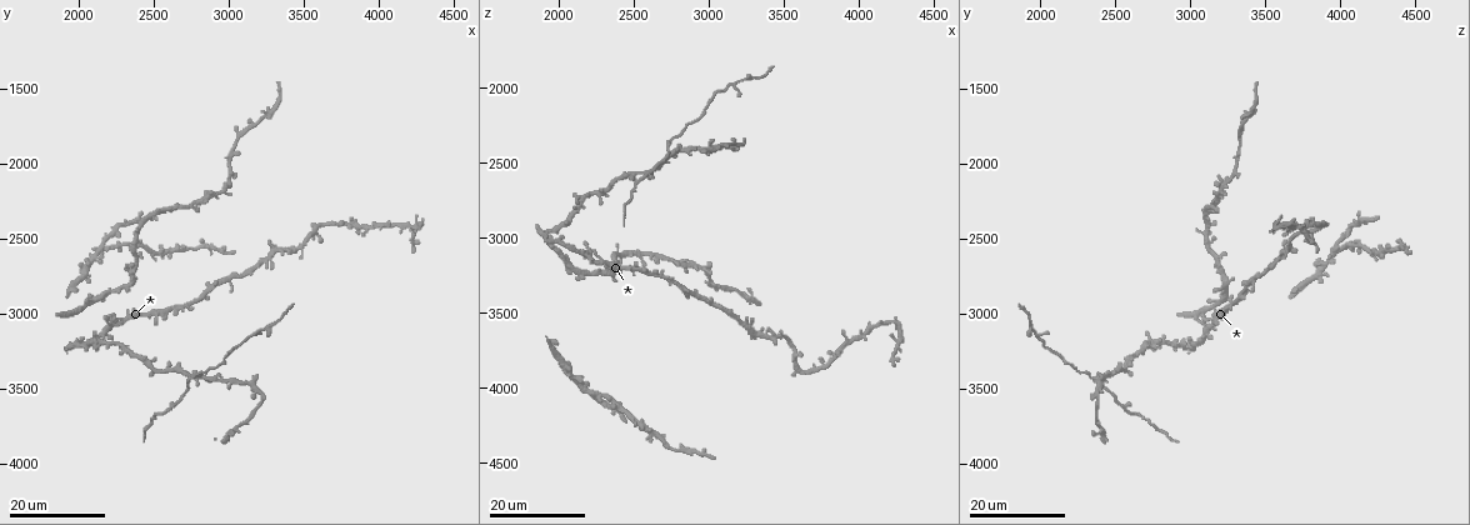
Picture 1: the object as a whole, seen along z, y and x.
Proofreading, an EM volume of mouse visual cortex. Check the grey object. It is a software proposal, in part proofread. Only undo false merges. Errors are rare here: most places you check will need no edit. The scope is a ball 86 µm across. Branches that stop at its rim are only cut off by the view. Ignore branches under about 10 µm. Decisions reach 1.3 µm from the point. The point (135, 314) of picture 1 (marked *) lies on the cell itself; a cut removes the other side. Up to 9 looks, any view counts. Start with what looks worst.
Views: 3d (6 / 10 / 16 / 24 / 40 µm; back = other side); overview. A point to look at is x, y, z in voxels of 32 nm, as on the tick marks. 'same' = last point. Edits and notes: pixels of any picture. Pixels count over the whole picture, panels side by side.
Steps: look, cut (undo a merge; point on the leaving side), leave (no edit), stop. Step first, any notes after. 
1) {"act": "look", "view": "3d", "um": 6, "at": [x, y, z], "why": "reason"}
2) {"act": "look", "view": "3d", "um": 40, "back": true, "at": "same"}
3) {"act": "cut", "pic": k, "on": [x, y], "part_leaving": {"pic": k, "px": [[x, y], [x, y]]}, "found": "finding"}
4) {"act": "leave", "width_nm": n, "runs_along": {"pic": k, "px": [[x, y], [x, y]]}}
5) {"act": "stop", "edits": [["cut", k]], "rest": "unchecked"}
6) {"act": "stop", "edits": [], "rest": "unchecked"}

{"act": "look", "view": "3d", "um": 16, "at": [2800, 3420, 2340], "why": "three-way junction"}

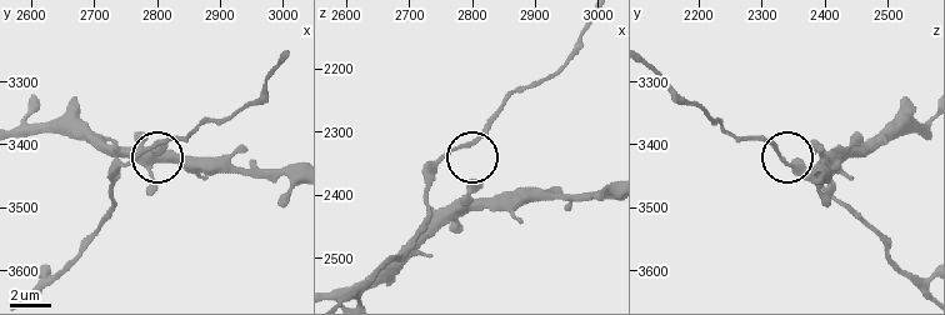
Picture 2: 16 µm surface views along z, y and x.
{"act": "look", "view": "3d", "um": 10, "at": [2795, 3400, 2320], "why": "zoom in"}

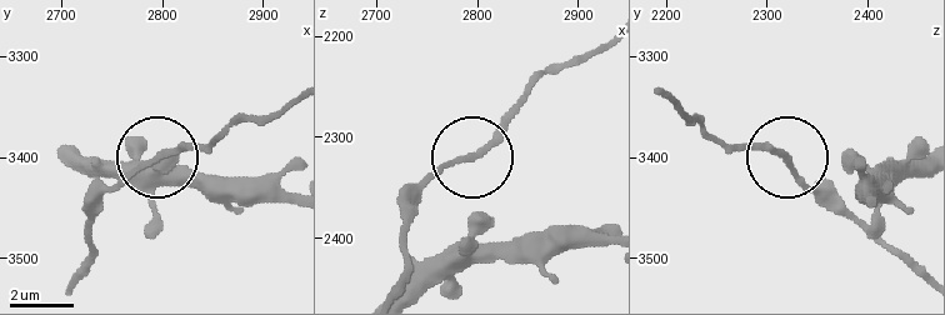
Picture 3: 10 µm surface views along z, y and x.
{"act": "leave", "found": "one cell here"}

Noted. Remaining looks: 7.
{"act": "look", "view": "3d", "um": 16, "at": [2140, 2880, 3260]}

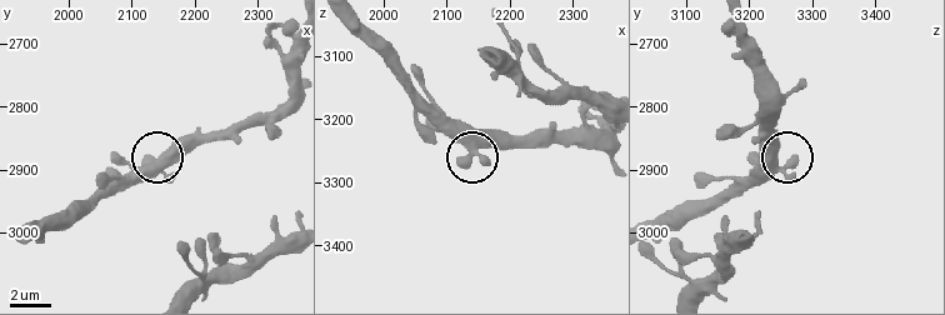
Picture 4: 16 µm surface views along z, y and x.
{"act": "look", "view": "3d", "um": 6, "at": [2130, 2895, 3260]}

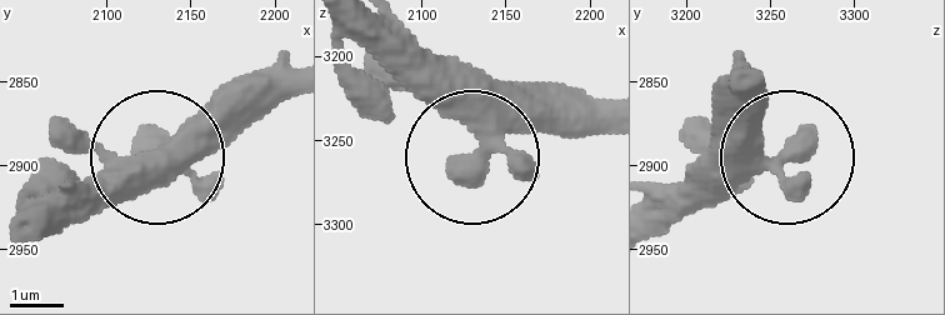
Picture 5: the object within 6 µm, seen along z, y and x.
{"act": "leave", "side_arm_um": 15, "found": "one cell here"}

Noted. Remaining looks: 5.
{"act": "look", "view": "3d", "um": 24, "at": [2980, 3260, 2100], "why": "sudden change in width"}

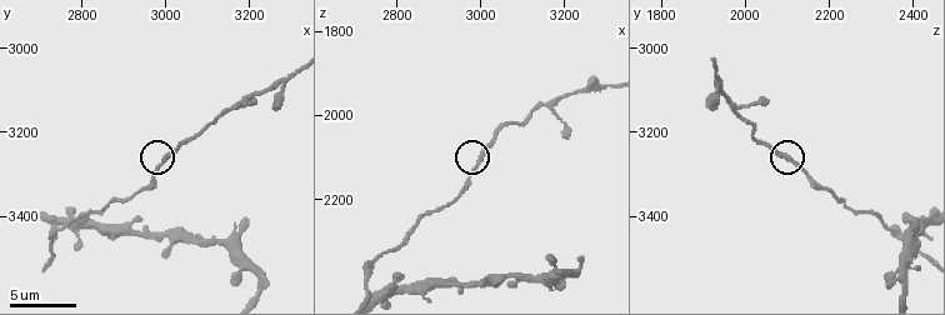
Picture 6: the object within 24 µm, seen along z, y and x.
{"act": "look", "view": "3d", "um": 10, "at": [3000, 3265, 2110], "why": "closer look"}

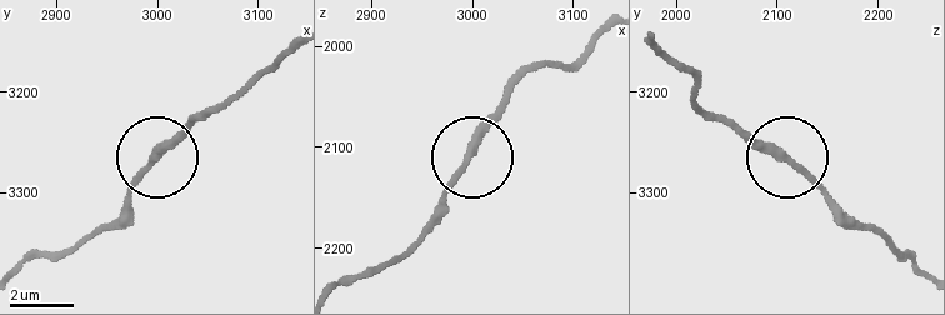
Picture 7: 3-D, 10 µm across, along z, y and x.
{"act": "leave", "runs_along": {"pic": 7, "px": [[924, 275], [795, 163], [763, 151], [725, 116]]}, "found": "one cell here"}

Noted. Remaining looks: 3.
{"act": "look", "view": "3d", "um": 16, "at": [2640, 3360, 2520], "why": "three-way junction"}

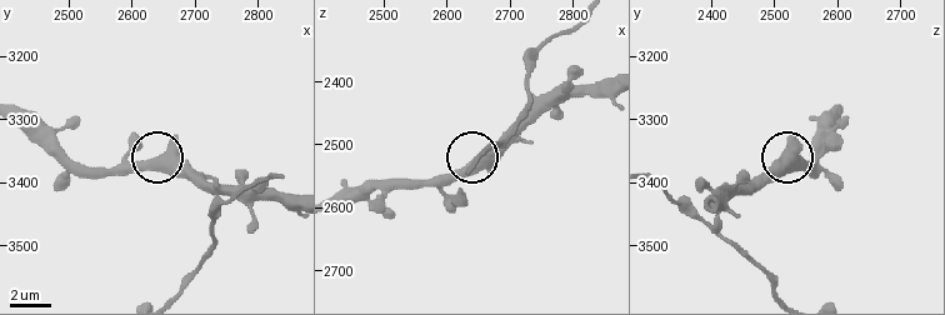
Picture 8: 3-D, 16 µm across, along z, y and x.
{"act": "look", "view": "3d", "um": 10, "at": [2655, 3375, 2525]}

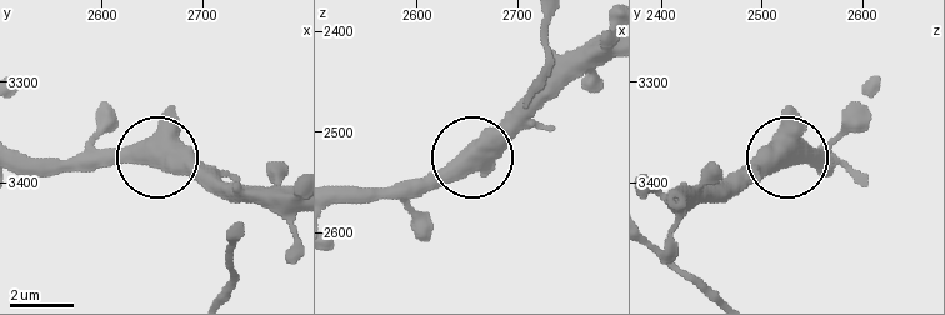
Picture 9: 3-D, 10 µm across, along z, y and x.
{"act": "leave", "width_nm": 480, "found": "all the same cell"}

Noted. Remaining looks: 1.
{"act": "stop", "edits": [], "rest": "unchecked"}

